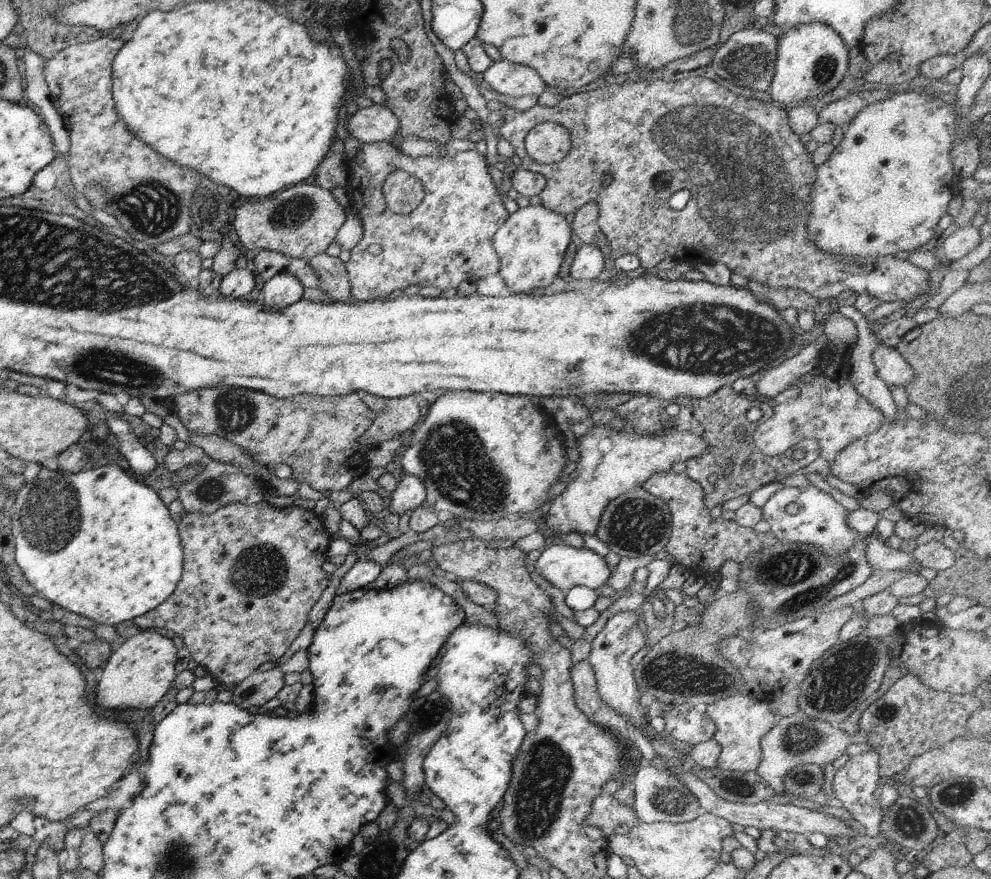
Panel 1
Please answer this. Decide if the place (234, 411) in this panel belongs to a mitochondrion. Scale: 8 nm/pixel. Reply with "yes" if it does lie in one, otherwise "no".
yes

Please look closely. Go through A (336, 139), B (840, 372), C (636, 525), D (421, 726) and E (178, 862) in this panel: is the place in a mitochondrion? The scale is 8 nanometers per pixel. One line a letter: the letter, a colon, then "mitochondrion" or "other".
A: other
B: other
C: mitochondrion
D: mitochondrion
E: mitochondrion

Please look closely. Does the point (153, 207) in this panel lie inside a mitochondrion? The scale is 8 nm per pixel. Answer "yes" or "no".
yes

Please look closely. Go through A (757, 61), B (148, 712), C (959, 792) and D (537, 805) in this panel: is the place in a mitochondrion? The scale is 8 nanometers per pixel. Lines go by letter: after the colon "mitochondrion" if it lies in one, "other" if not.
A: mitochondrion
B: other
C: mitochondrion
D: mitochondrion

